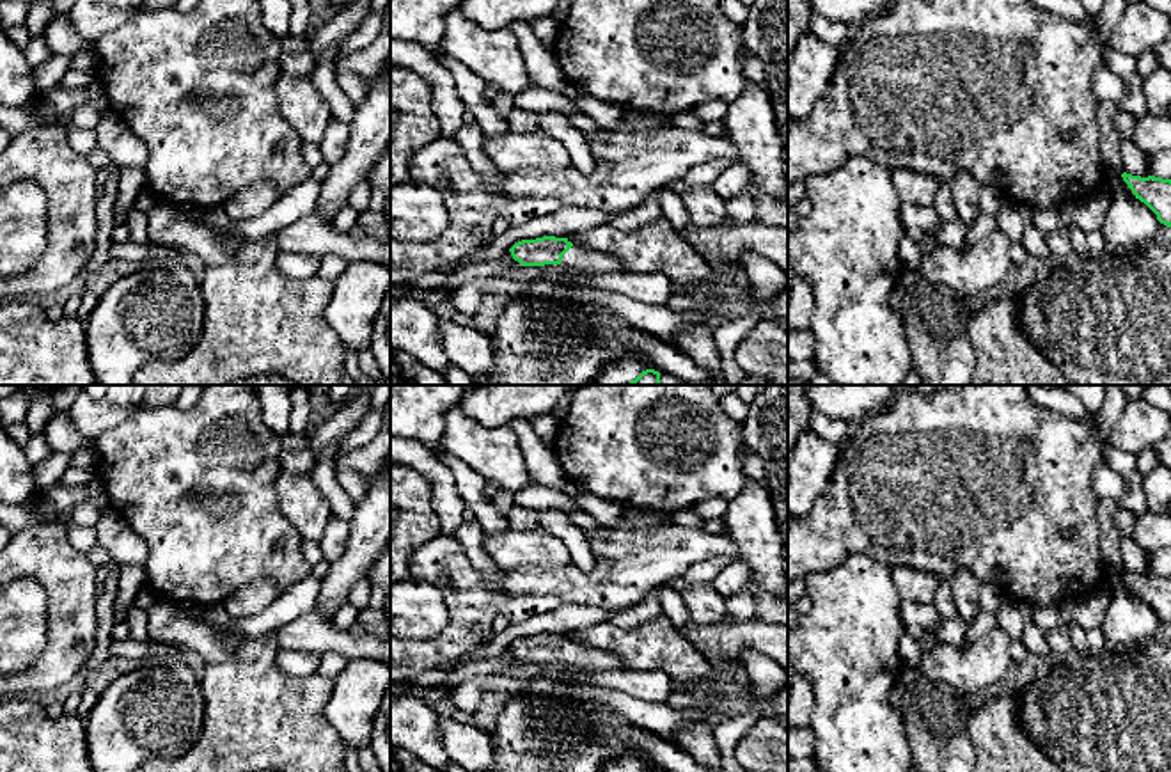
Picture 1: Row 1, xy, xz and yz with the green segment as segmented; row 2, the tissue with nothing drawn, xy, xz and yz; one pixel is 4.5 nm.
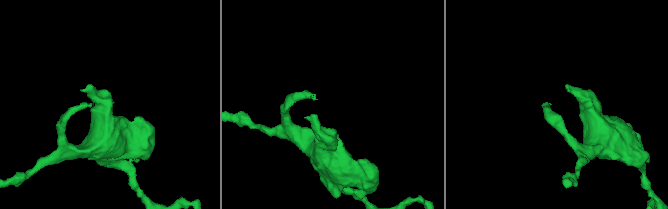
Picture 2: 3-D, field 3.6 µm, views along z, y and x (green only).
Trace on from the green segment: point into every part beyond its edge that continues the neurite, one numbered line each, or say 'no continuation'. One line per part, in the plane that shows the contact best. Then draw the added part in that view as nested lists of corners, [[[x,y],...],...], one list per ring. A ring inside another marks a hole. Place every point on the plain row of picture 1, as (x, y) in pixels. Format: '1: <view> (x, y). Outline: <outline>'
1: xz (581, 653). Outline: [[[568,635],[568,639],[571,639],[573,644],[562,653],[561,664],[587,671],[623,669],[623,662],[617,655],[594,648],[577,635]]]

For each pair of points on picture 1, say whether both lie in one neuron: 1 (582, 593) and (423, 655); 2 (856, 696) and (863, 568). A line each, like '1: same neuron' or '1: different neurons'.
1: same neuron
2: same neuron

